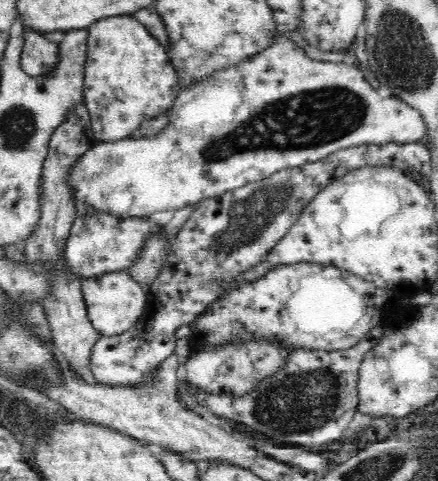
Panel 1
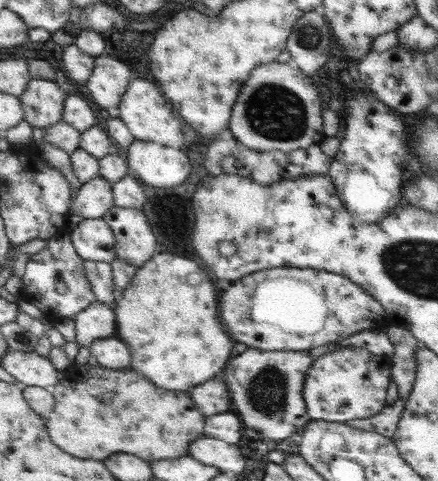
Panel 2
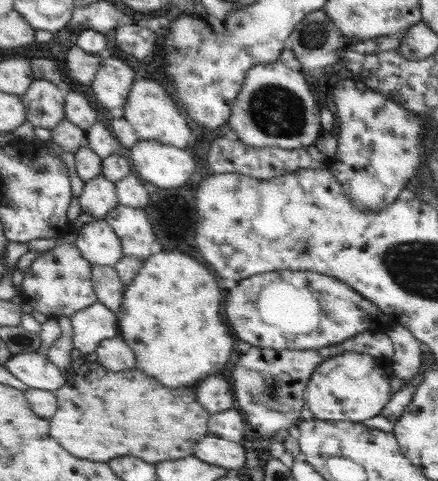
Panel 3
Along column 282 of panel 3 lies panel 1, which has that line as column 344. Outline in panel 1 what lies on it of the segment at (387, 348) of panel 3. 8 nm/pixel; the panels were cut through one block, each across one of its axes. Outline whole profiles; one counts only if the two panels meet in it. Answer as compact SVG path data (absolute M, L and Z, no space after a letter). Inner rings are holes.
M384 324L372 328L362 342L348 350L292 350L284 358L284 366L270 378L264 378L246 396L202 394L200 404L204 404L218 418L228 418L244 424L244 428L254 428L278 444L300 446L306 450L328 446L346 436L348 424L358 412L360 366L364 356L376 346L376 342L380 342L384 330Z

